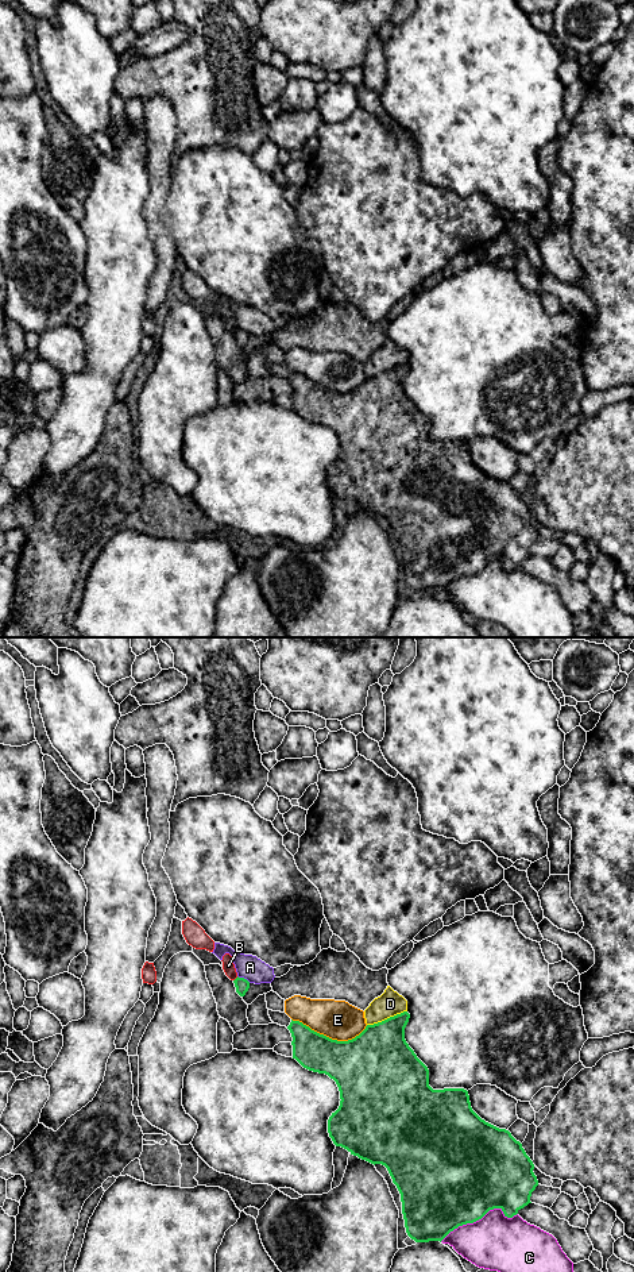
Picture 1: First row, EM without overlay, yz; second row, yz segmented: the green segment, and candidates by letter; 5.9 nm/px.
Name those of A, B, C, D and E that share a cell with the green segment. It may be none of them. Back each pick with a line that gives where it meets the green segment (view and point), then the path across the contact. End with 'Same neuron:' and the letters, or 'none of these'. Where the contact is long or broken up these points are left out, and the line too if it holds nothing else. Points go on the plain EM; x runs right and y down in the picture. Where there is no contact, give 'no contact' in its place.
Same neuron: none of these

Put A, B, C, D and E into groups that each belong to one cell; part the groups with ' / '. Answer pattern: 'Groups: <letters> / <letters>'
Groups: A / B / C / D / E

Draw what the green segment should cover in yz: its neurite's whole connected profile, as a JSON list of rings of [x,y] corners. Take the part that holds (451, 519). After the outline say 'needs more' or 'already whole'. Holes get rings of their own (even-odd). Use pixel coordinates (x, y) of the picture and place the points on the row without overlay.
[[[403,363],[394,369],[390,369],[382,374],[367,377],[366,381],[352,392],[337,393],[324,386],[312,382],[309,378],[299,373],[293,373],[287,378],[291,385],[293,393],[293,410],[295,410],[304,420],[325,425],[333,431],[340,443],[340,458],[332,465],[328,471],[328,485],[336,498],[347,501],[351,506],[357,508],[371,516],[382,516],[387,520],[393,535],[397,537],[401,546],[402,566],[405,571],[405,579],[407,587],[415,594],[442,593],[451,583],[459,578],[473,575],[482,571],[490,562],[500,560],[507,570],[513,570],[521,560],[527,558],[530,554],[531,544],[538,537],[537,528],[534,527],[534,516],[526,506],[522,496],[517,493],[511,485],[506,481],[499,481],[484,471],[482,471],[471,459],[468,443],[464,440],[444,440],[433,442],[429,438],[429,421],[417,409],[414,402],[409,398],[405,392],[405,379],[409,374],[410,366]]] | already whole

